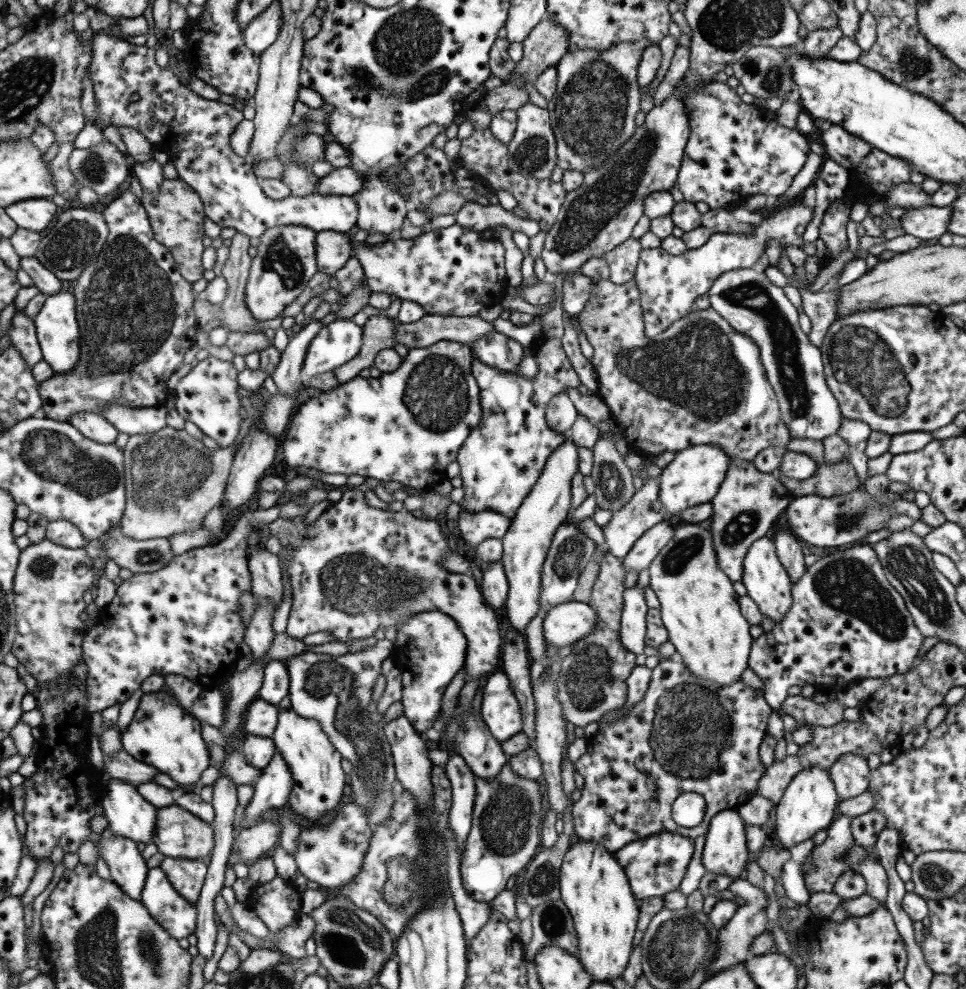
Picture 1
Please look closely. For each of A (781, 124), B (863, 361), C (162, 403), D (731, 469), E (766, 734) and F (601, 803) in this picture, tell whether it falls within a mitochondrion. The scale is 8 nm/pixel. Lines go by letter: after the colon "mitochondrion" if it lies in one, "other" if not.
A: other
B: mitochondrion
C: other
D: other
E: other
F: other

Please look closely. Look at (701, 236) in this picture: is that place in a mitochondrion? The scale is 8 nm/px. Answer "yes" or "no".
no

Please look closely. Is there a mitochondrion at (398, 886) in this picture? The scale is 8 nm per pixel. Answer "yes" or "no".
yes

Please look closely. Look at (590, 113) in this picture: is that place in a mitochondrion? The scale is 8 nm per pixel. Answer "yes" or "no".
yes

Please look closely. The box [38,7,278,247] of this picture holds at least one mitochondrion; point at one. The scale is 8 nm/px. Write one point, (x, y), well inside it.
(93, 167)

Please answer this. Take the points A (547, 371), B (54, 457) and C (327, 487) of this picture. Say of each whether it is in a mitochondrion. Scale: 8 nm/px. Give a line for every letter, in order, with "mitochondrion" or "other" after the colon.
A: other
B: mitochondrion
C: other

